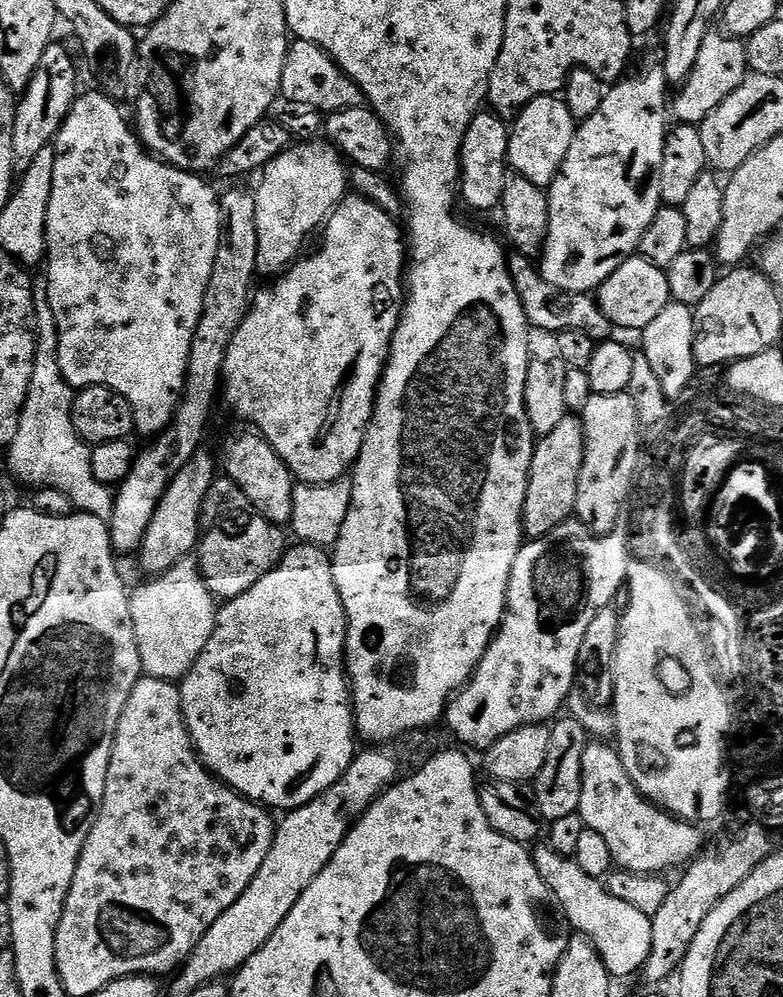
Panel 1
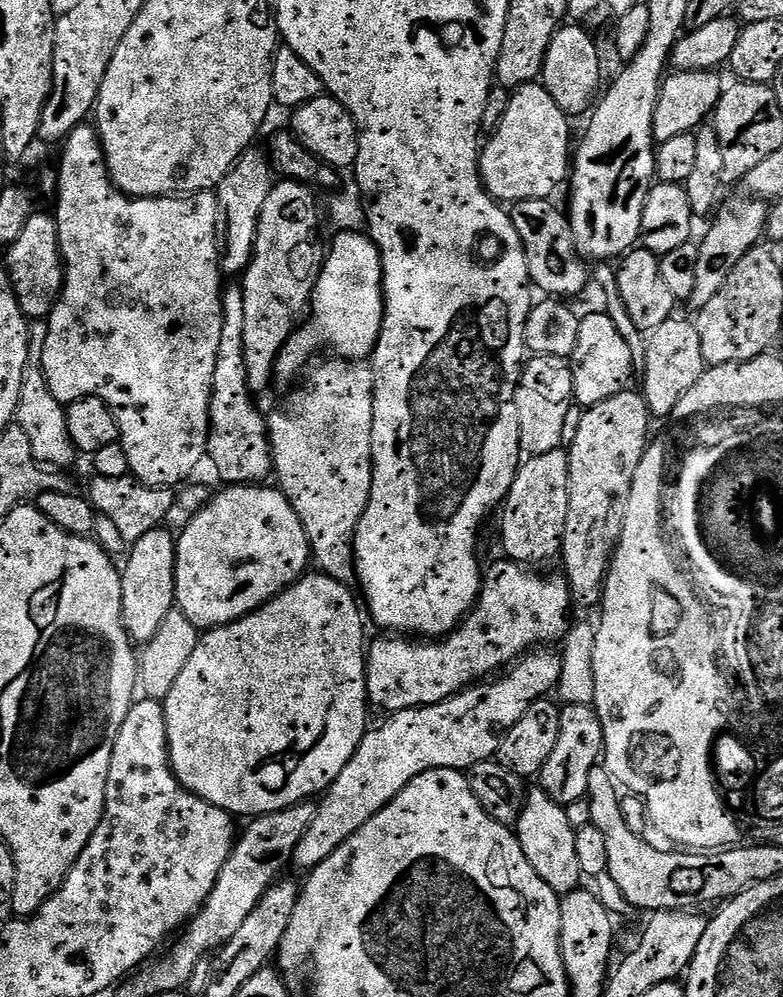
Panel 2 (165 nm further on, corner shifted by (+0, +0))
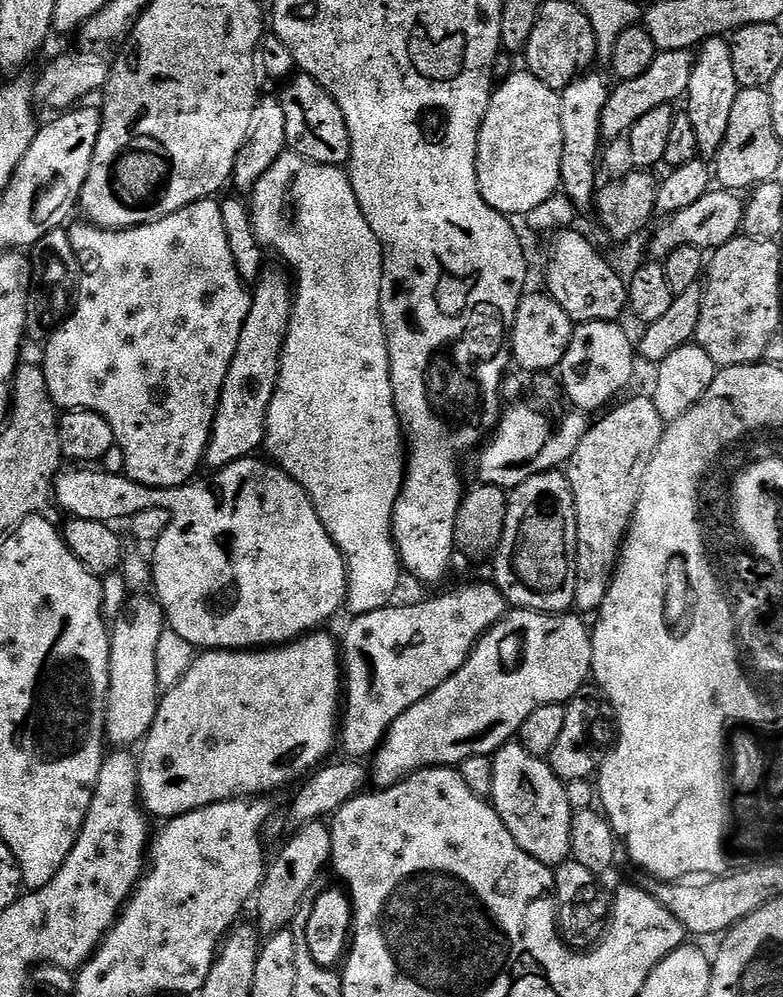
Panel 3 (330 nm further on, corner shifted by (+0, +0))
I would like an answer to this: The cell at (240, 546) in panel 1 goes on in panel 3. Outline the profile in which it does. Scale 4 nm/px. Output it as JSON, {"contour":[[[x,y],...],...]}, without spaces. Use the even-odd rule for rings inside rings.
{"contour":[[[249,458],[239,460],[226,467],[213,471],[212,476],[205,480],[201,478],[193,479],[187,484],[179,484],[176,488],[150,488],[136,480],[132,480],[127,475],[111,475],[110,473],[88,468],[74,468],[72,472],[63,471],[57,477],[56,487],[53,489],[53,497],[56,506],[60,506],[69,517],[80,517],[102,521],[104,523],[116,524],[118,520],[131,520],[145,506],[153,508],[166,508],[172,517],[170,524],[160,538],[154,543],[156,553],[151,553],[150,563],[152,566],[152,588],[154,589],[155,599],[160,602],[160,609],[164,612],[164,619],[167,627],[173,632],[182,634],[186,642],[192,644],[196,650],[219,650],[222,652],[242,652],[245,650],[259,650],[262,648],[274,648],[291,644],[293,640],[298,640],[308,633],[314,632],[325,627],[327,620],[332,620],[339,614],[340,608],[345,607],[348,598],[348,563],[344,561],[344,555],[334,546],[330,534],[326,534],[326,526],[318,518],[314,510],[312,500],[304,492],[300,484],[294,482],[284,473],[281,468],[277,468],[271,462]]]}

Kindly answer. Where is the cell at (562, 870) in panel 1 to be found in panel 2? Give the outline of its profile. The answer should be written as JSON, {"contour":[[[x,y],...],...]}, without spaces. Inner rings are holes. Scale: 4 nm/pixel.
{"contour":[[[539,786],[533,787],[533,792],[531,789],[527,793],[520,821],[514,825],[514,831],[516,839],[522,846],[522,854],[526,854],[526,862],[530,862],[530,866],[534,866],[534,870],[538,870],[538,878],[542,878],[546,882],[546,886],[550,886],[550,890],[556,892],[557,897],[562,898],[566,893],[575,892],[581,887],[582,873],[578,866],[578,853],[574,846],[576,829],[570,826],[570,818],[566,818],[565,805],[553,802]]]}

